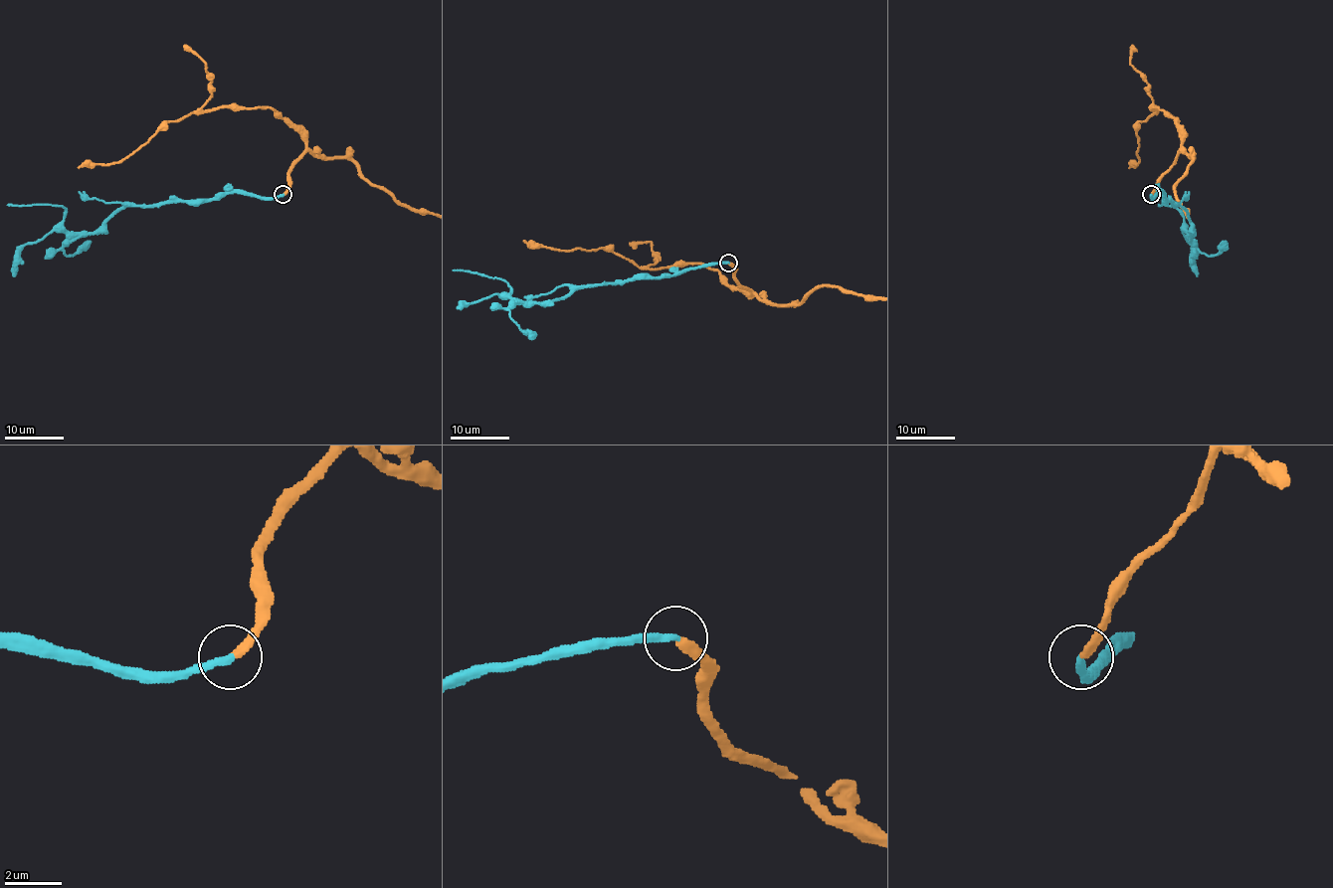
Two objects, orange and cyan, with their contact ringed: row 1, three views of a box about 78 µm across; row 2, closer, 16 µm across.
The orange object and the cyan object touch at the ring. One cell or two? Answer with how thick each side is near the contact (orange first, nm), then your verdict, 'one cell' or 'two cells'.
280/260 nm | one cell

